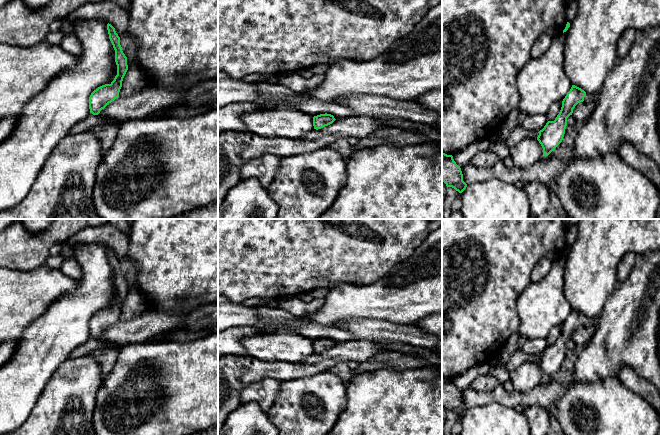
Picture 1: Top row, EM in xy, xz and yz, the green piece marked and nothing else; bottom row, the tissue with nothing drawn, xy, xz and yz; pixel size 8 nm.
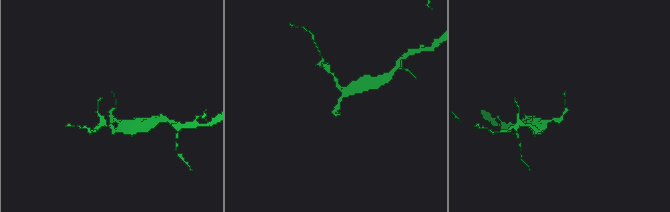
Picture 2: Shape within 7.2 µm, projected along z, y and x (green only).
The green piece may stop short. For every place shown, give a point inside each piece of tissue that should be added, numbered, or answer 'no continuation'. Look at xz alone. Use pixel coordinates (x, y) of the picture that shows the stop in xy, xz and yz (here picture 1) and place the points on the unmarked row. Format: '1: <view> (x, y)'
no continuation

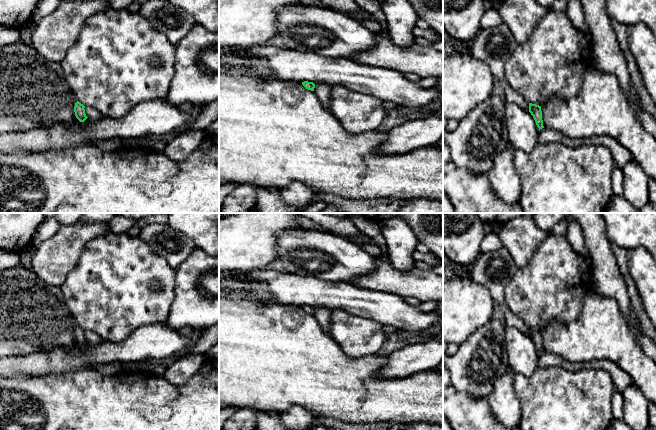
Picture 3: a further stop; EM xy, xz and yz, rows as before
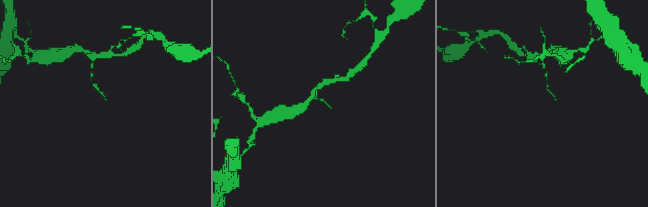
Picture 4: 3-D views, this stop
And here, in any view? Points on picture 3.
no continuation

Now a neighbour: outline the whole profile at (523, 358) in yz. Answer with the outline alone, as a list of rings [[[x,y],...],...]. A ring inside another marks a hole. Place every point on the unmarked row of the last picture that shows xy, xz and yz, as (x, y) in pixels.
[[[505,327],[505,345],[509,368],[530,377],[539,367],[539,352],[530,336],[515,327]]]

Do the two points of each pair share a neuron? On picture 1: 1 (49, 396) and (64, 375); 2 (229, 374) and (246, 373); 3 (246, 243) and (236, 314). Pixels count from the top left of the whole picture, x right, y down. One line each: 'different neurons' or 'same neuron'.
1: same neuron
2: same neuron
3: different neurons

